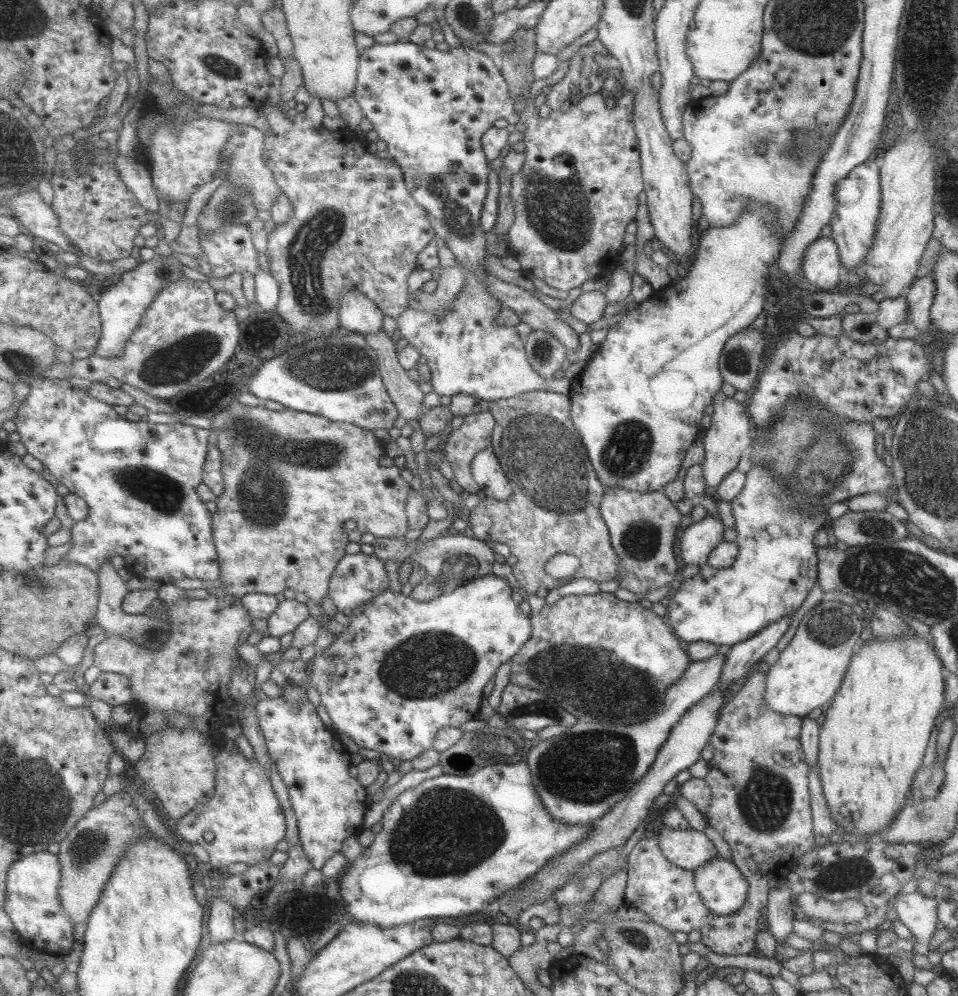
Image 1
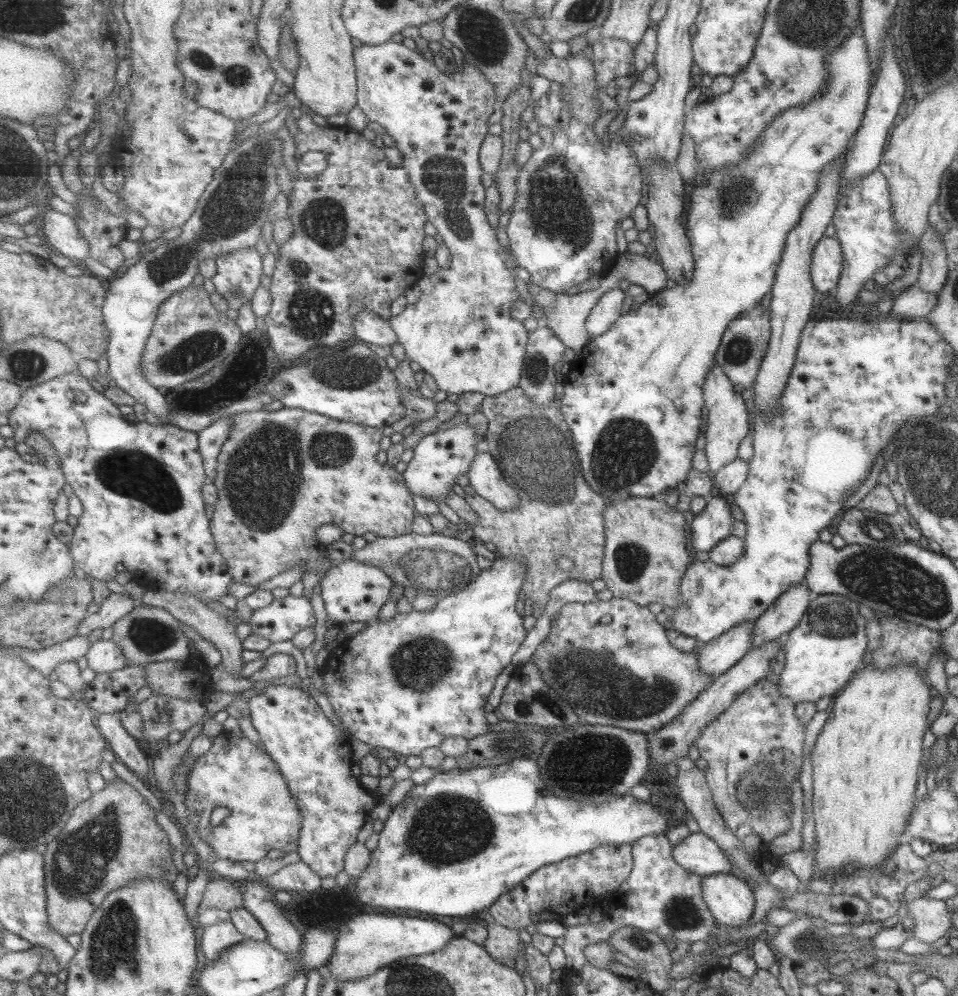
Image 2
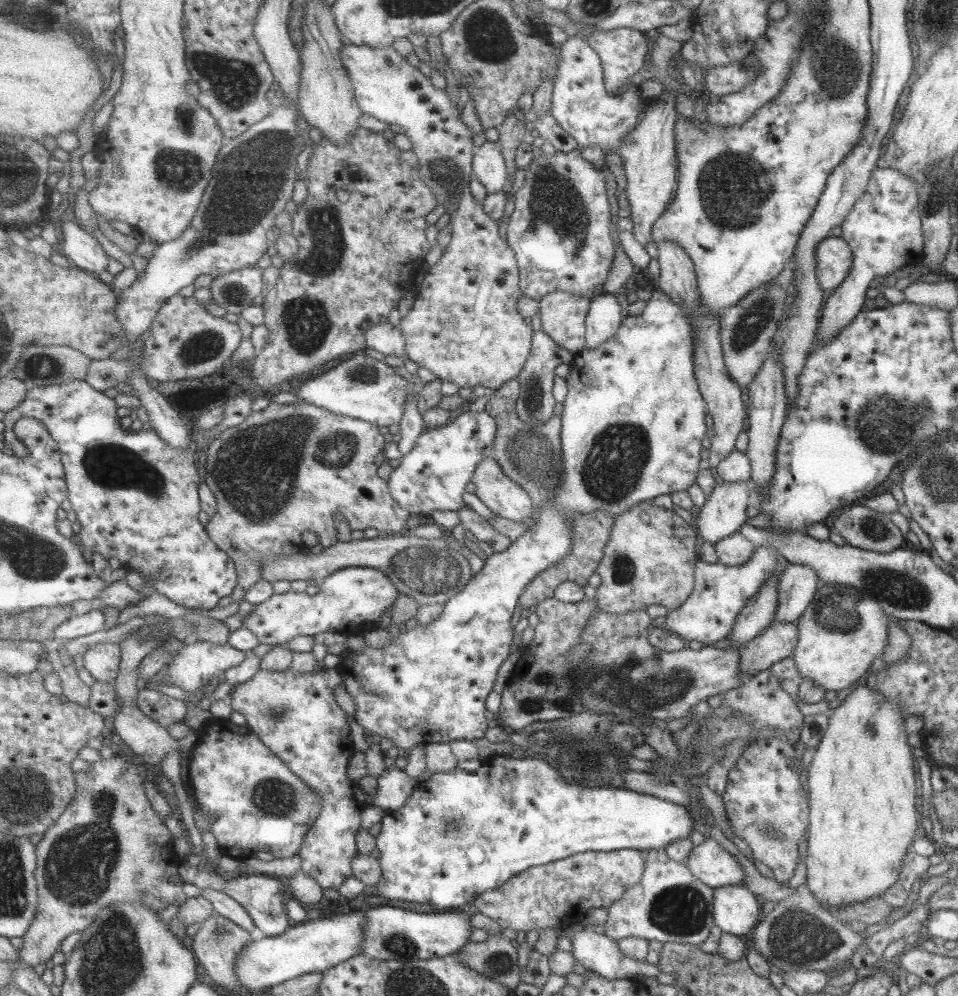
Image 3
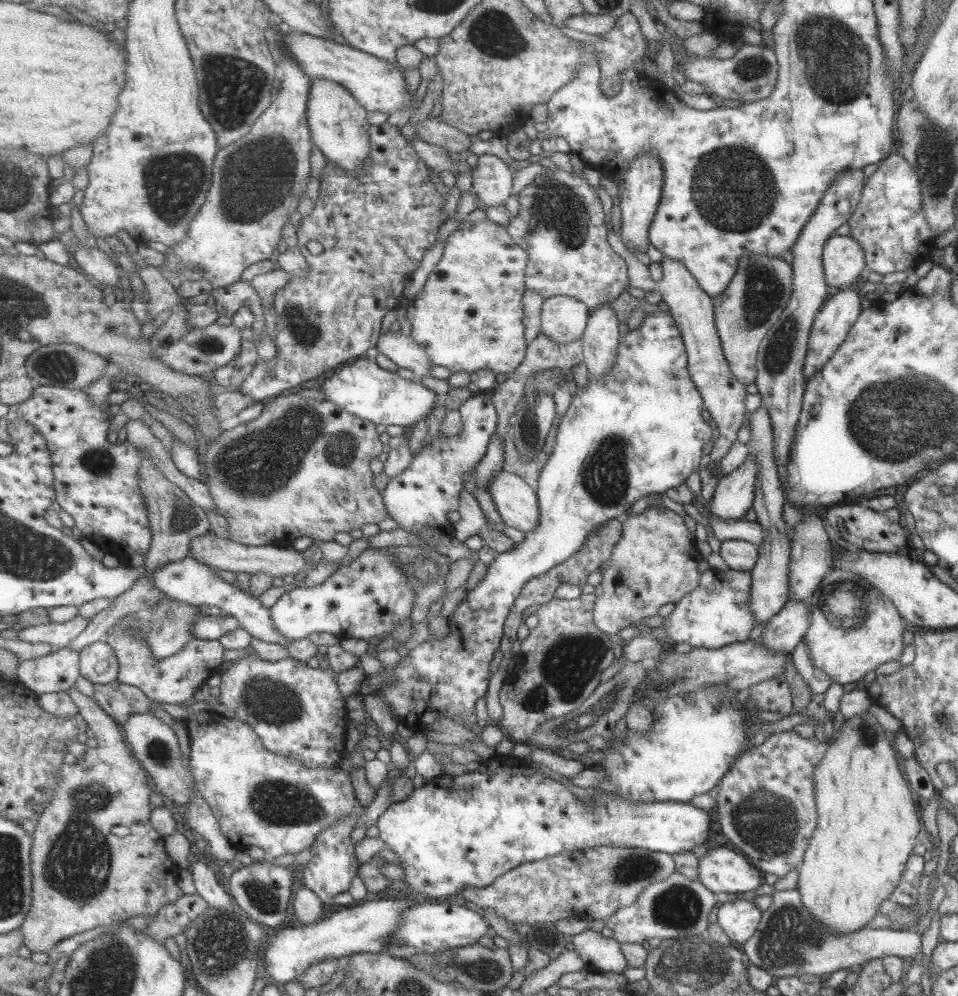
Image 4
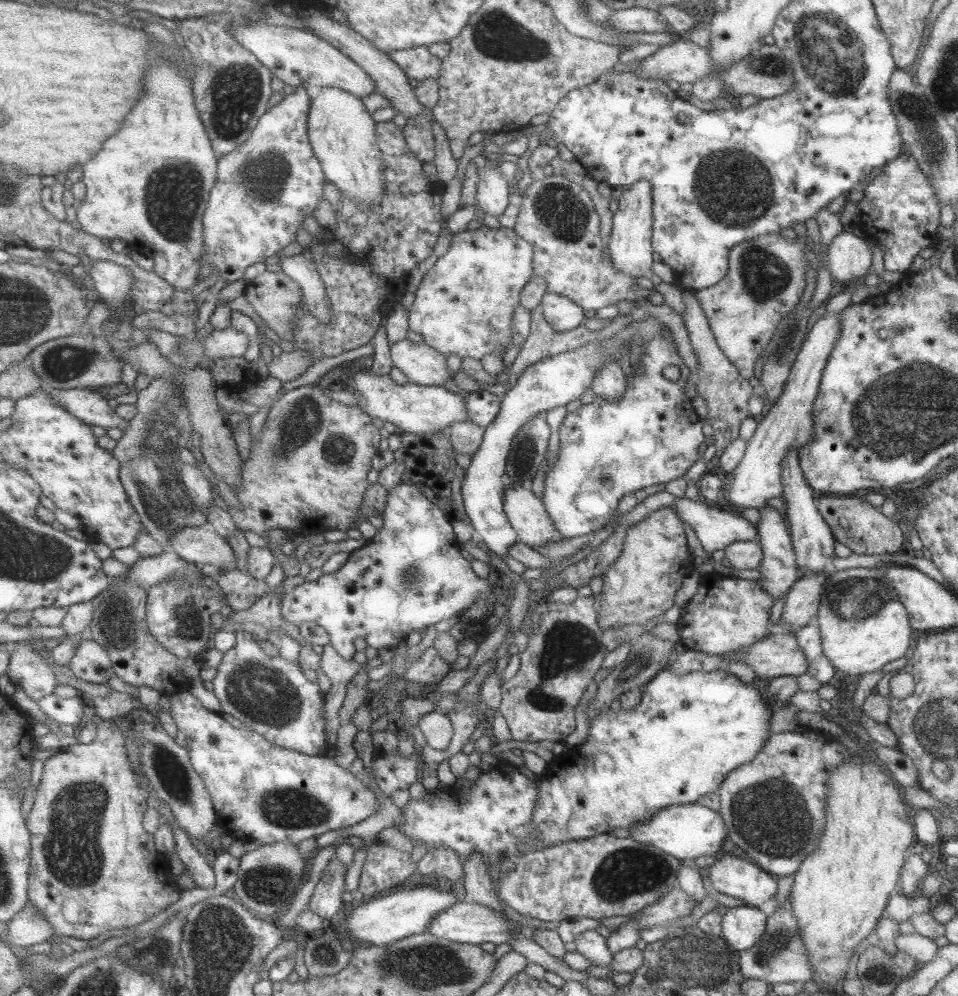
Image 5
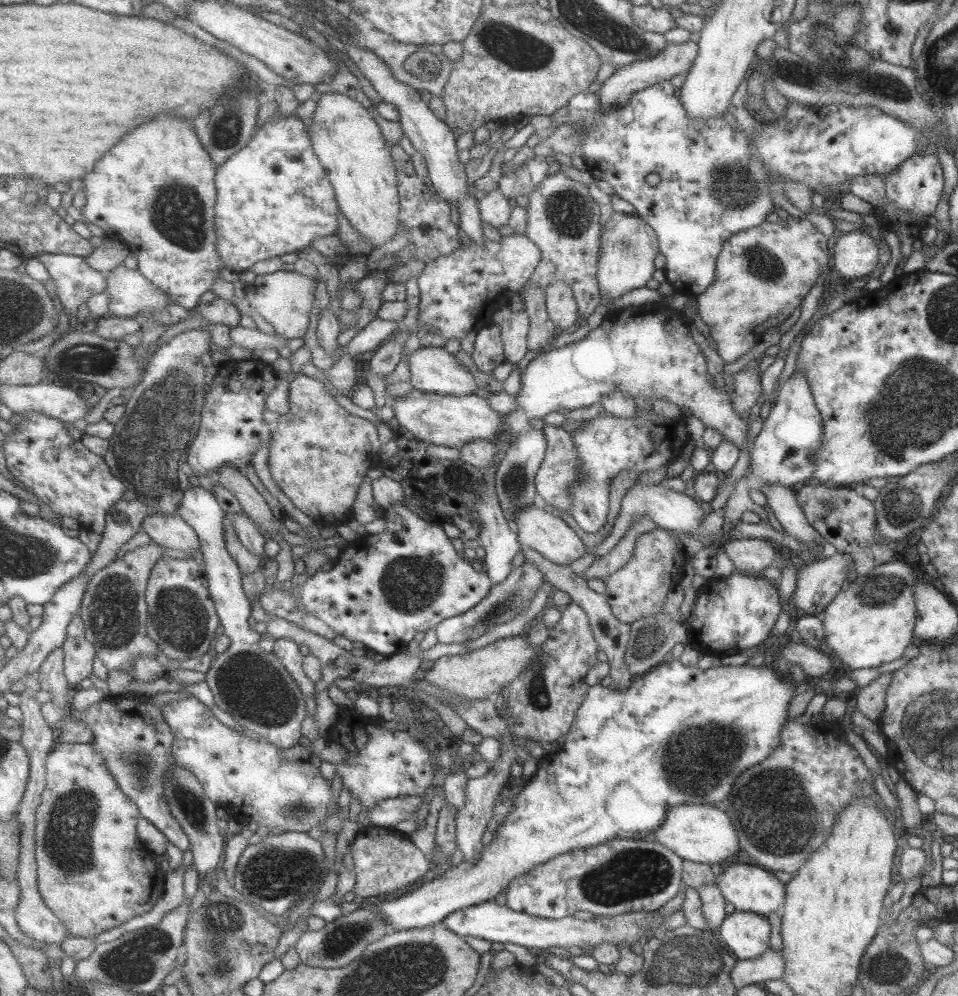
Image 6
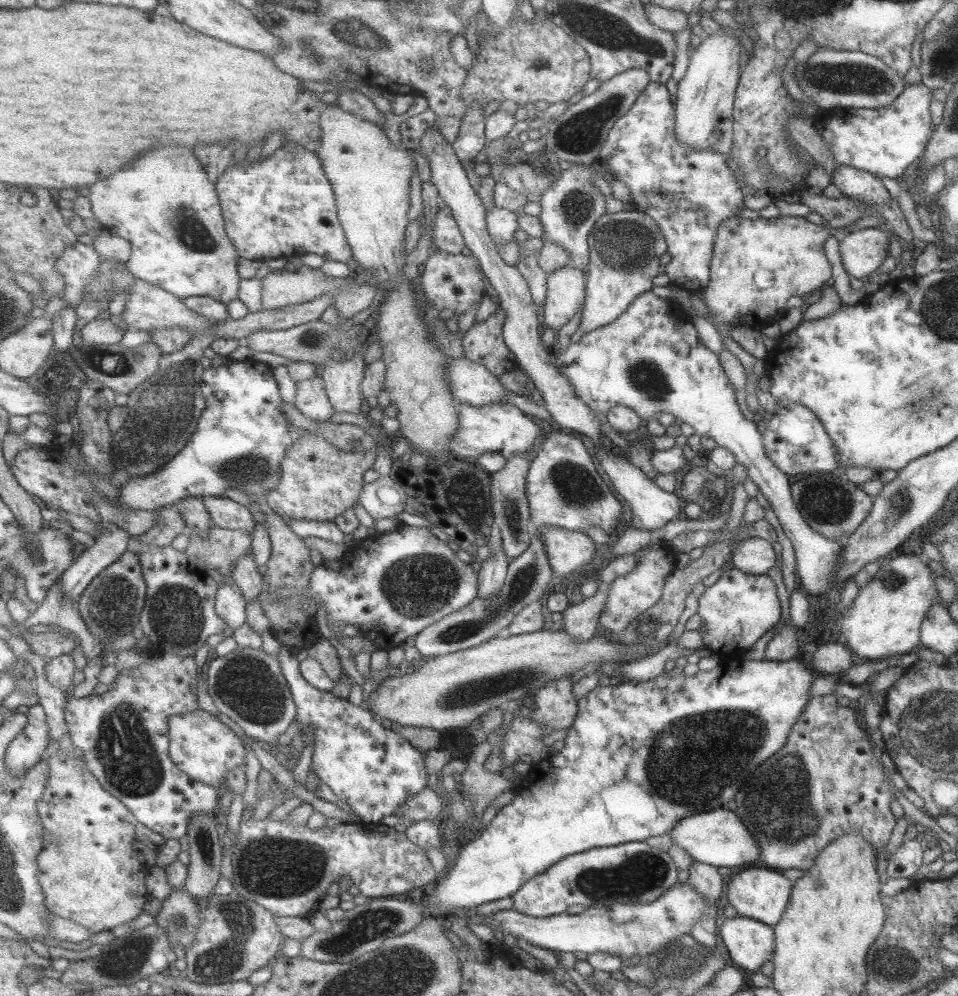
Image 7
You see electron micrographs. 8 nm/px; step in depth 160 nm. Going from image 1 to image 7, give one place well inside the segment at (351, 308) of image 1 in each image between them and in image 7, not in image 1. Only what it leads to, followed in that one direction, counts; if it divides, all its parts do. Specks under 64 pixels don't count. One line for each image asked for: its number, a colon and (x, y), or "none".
2: (371, 328)
3: (387, 339)
4: (404, 350)
5: (422, 364)
6: (433, 369)
7: (474, 384)

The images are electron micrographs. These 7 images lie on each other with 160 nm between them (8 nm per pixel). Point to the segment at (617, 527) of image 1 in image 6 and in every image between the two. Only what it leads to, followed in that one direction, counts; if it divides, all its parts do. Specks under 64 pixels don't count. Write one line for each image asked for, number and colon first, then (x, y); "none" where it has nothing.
2: (646, 554)
3: (650, 558)
4: (654, 562)
5: (640, 584)
6: (637, 589)

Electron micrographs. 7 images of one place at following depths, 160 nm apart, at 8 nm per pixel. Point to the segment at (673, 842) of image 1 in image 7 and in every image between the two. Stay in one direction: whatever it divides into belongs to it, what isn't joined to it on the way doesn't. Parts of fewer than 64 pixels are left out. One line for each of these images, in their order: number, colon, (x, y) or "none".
2: (697, 853)
3: (709, 862)
4: (722, 870)
5: (737, 878)
6: (749, 888)
7: (759, 893)

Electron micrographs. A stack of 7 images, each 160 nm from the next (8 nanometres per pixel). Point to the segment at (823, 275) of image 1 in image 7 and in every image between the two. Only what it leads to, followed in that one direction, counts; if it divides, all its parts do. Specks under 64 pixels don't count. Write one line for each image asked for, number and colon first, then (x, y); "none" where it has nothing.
2: (826, 261)
3: (832, 257)
4: (842, 260)
5: (848, 257)
6: (855, 253)
7: (862, 251)

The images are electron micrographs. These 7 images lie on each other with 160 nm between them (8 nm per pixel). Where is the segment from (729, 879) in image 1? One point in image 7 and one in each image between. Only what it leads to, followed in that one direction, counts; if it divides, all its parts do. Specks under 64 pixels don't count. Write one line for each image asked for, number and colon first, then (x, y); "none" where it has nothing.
2: (729, 899)
3: (735, 910)
4: (738, 919)
5: (741, 926)
6: (746, 935)
7: (749, 943)

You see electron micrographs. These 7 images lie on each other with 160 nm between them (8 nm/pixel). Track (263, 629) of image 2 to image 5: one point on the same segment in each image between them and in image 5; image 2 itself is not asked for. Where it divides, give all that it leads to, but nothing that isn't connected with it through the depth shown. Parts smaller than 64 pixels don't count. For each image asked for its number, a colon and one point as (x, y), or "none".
3: (352, 601)
4: (369, 597)
5: (412, 574)

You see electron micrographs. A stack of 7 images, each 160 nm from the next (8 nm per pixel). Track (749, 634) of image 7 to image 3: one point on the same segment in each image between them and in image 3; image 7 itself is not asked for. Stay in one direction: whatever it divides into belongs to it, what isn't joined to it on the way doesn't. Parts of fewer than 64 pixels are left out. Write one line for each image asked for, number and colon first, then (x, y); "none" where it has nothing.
3: (707, 615)
4: (716, 612)
5: (726, 614)
6: (730, 614)

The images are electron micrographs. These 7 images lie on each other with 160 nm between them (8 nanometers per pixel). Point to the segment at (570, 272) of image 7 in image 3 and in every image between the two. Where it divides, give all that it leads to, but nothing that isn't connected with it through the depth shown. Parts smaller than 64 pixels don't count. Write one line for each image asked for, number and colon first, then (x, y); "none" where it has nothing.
3: (563, 313)
4: (564, 318)
5: (564, 314)
6: (563, 307)

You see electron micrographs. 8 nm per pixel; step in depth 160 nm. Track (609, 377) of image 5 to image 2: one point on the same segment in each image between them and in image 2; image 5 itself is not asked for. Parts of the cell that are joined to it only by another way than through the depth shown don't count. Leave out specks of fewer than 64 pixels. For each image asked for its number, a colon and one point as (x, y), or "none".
2: (607, 309)
3: (603, 318)
4: (600, 338)

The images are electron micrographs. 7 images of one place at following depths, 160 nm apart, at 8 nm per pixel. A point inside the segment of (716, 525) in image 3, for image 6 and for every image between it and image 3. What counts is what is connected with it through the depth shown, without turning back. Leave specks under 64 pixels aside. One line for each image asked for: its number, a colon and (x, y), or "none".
4: (733, 494)
5: (787, 423)
6: (781, 454)

